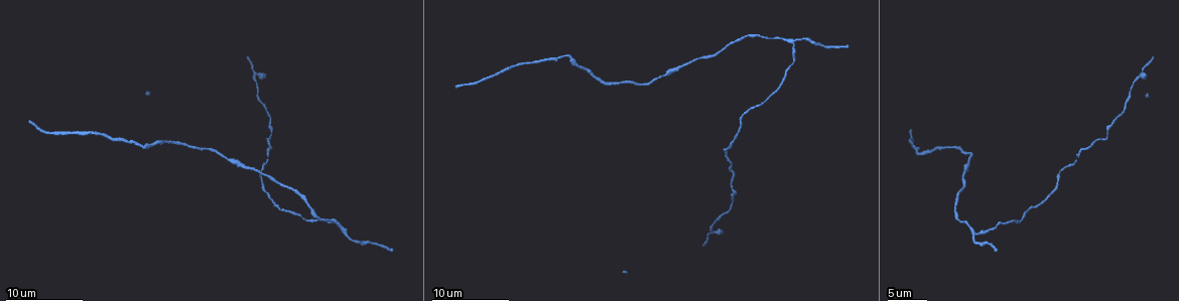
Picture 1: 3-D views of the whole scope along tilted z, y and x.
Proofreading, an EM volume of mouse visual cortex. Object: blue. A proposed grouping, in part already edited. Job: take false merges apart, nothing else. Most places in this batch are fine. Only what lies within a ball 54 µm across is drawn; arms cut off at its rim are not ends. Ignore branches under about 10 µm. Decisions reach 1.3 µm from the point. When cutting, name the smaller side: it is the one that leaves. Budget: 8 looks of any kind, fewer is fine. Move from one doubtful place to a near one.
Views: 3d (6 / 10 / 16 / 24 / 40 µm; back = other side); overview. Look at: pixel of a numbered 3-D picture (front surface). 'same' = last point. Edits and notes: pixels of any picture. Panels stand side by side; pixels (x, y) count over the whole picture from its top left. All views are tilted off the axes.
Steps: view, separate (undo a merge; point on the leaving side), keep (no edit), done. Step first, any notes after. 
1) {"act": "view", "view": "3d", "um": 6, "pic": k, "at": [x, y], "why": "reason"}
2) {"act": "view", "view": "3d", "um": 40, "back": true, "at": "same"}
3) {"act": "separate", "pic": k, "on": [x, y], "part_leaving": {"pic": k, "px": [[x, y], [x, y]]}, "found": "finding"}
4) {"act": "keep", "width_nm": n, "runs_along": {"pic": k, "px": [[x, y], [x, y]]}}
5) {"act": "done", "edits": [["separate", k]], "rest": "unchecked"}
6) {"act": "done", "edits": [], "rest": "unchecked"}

{"act": "view", "view": "3d", "um": 6, "pic": 1, "at": [669, 74], "why": "thick turns thin"}

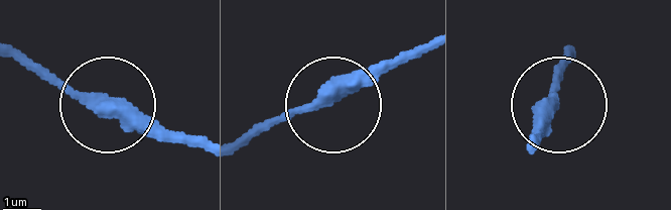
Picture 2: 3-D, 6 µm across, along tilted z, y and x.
{"act": "view", "view": "3d", "um": 6, "back": true, "pic": 2, "at": [100, 104]}

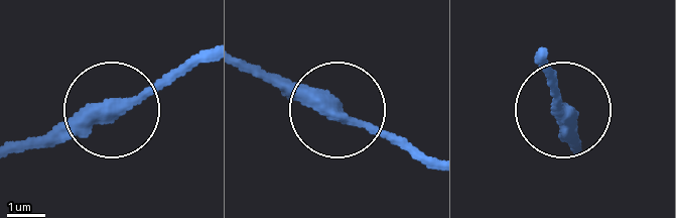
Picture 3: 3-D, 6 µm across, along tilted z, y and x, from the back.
{"act": "keep", "runs_along": {"pic": 3, "px": [[245, 67], [306, 86], [417, 157]]}, "found": "continuous, no second cell"}

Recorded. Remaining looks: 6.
{"act": "view", "view": "3d", "um": 10, "pic": 1, "at": [1116, 119], "why": "thick turns thin"}

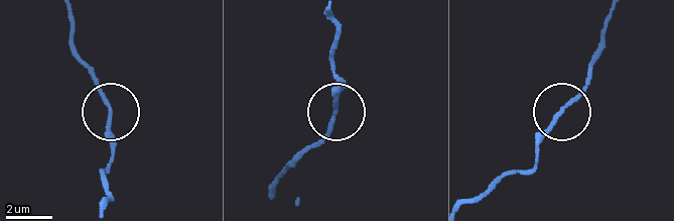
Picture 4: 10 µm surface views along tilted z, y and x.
{"act": "keep", "runs_along": {"pic": 4, "px": [[108, 207], [101, 172], [111, 117], [98, 77], [77, 56]]}, "found": "continuous, no second cell"}

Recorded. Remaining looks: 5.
{"act": "view", "view": "3d", "um": 6, "pic": 1, "at": [140, 144], "why": "narrows sharply"}

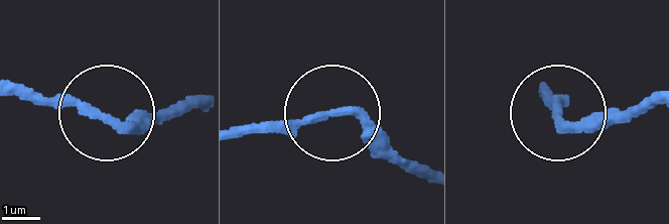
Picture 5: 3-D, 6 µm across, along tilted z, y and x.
{"act": "view", "view": "3d", "um": 6, "back": true, "pic": 5, "at": [558, 119], "why": "from behind"}

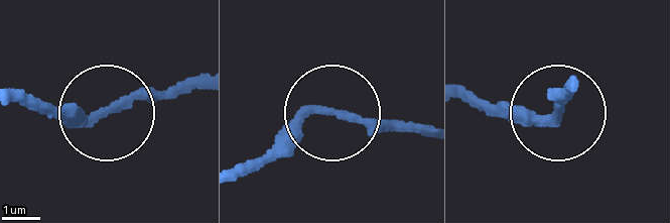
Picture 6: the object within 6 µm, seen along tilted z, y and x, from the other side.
{"act": "keep", "found": "continuous, no second cell"}

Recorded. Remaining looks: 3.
{"act": "view", "view": "3d", "um": 10, "pic": 1, "at": [1077, 162], "why": "a narrow waist"}

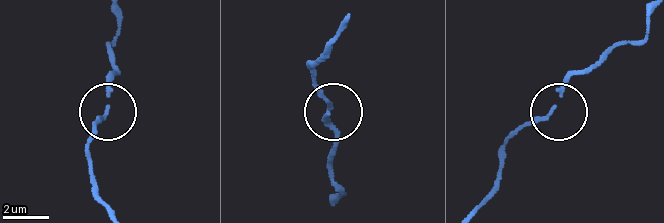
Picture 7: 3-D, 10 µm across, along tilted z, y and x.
{"act": "keep", "runs_along": {"pic": 7, "px": [[109, 206], [91, 172], [89, 143], [118, 66]]}, "found": "all the same cell"}

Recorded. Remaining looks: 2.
{"act": "done", "edits": [], "rest": "unchecked"}

